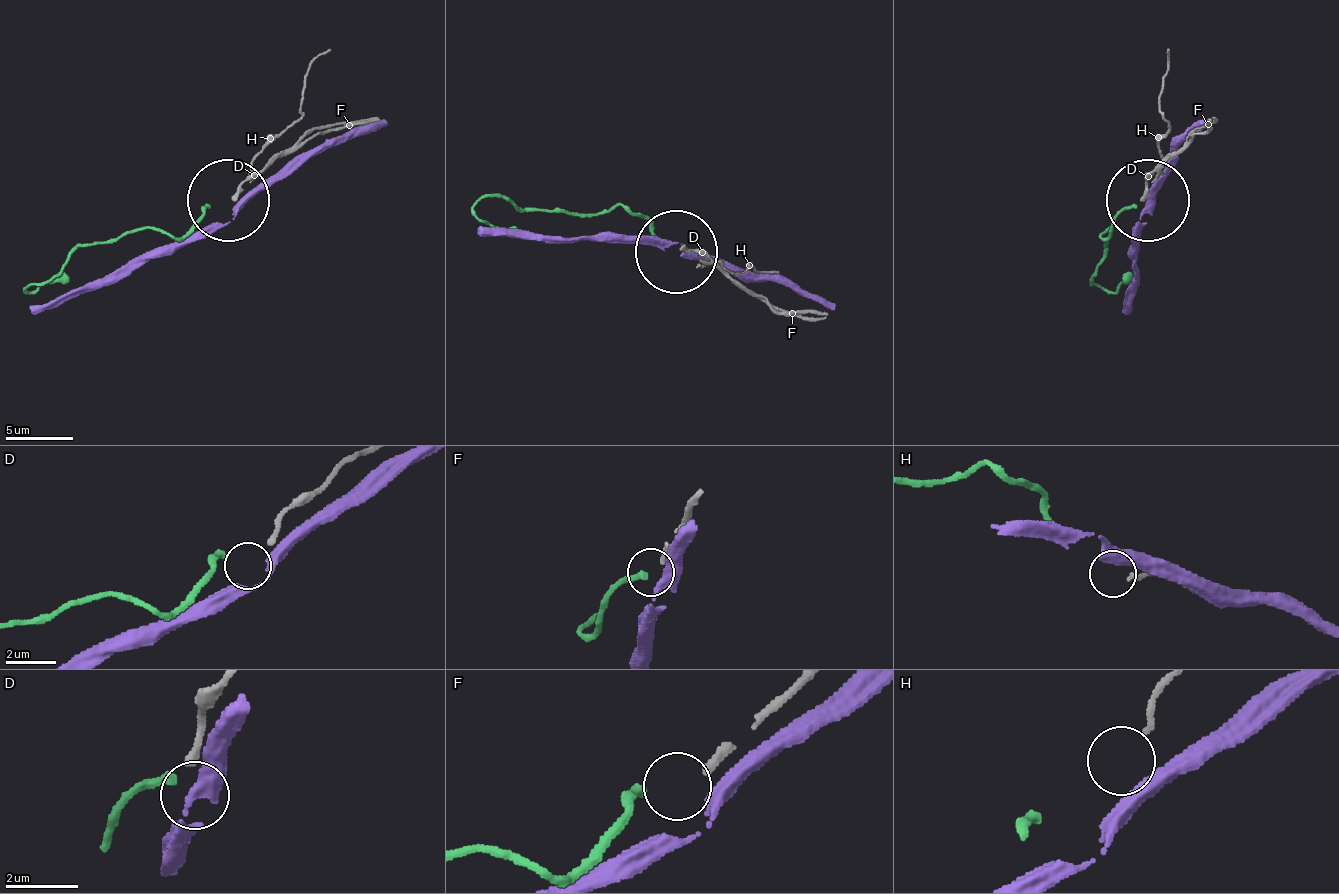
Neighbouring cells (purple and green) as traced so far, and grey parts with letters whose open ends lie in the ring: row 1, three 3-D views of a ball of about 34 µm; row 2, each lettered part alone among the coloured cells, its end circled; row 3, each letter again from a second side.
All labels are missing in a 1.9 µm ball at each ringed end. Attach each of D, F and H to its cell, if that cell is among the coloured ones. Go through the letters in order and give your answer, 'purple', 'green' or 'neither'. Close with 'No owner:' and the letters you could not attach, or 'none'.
D: neither
F: green
H: neither
No owner: D, H

